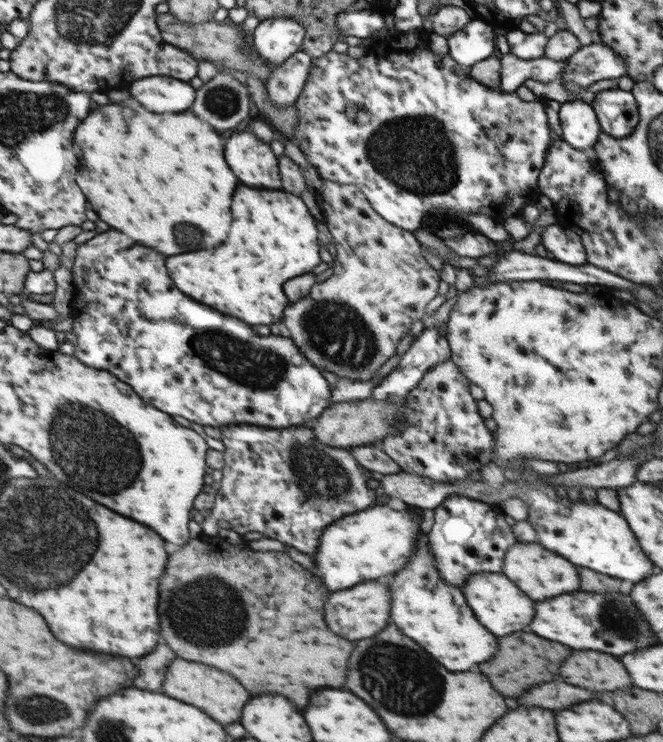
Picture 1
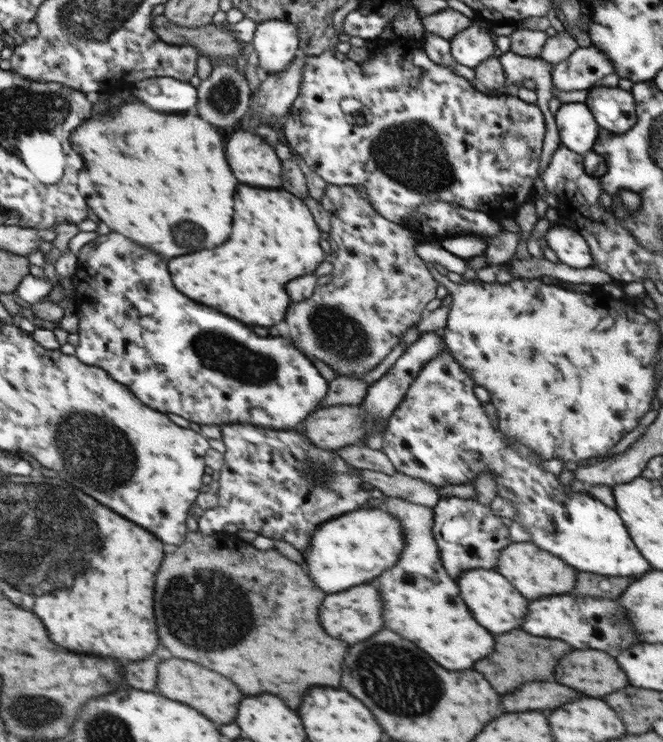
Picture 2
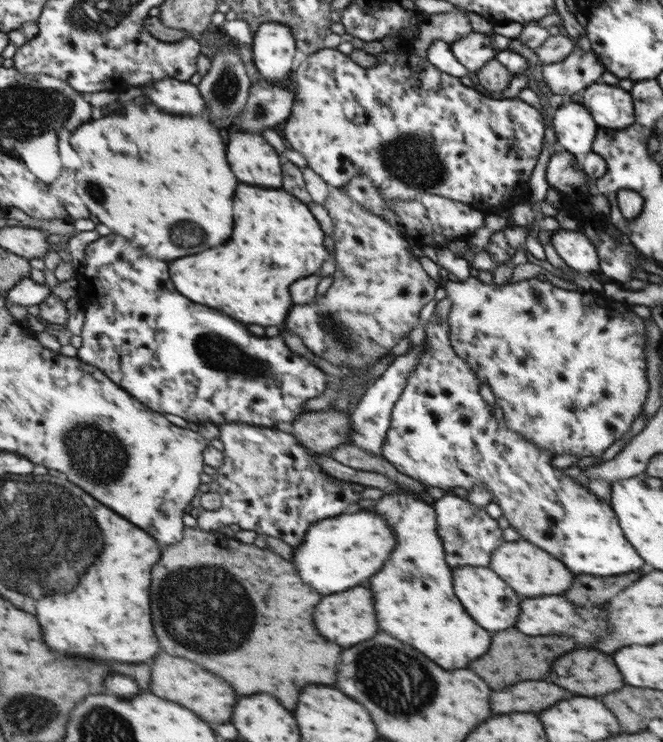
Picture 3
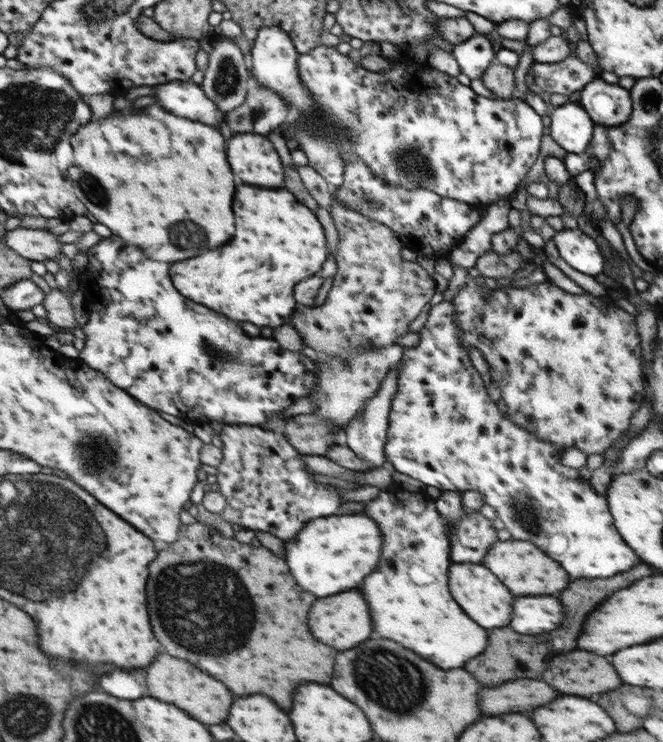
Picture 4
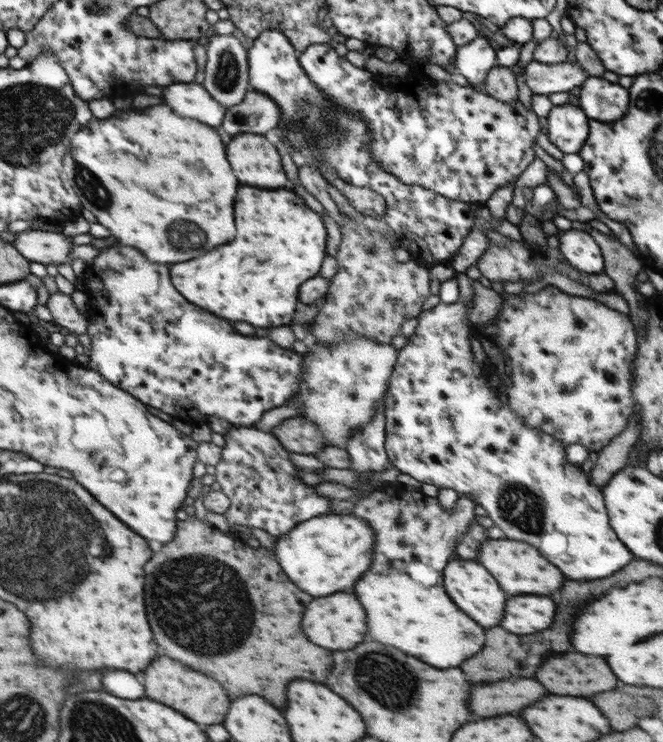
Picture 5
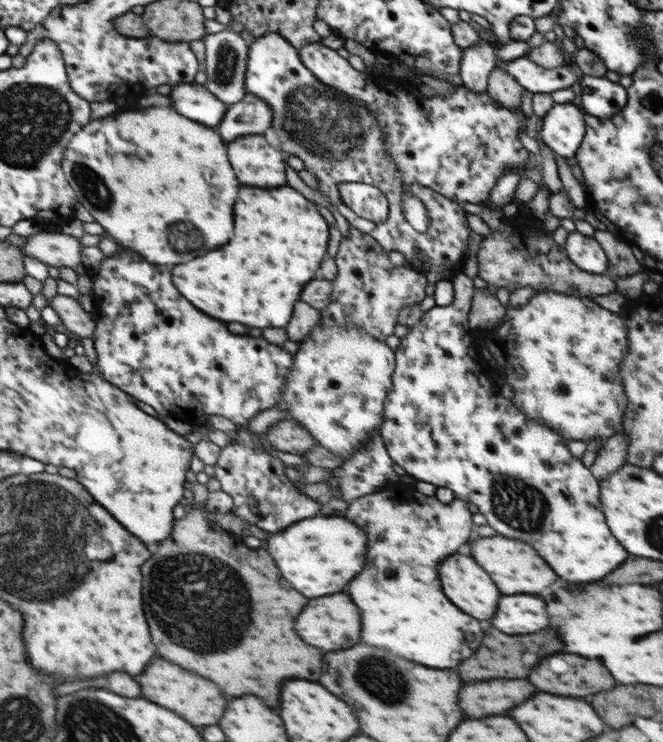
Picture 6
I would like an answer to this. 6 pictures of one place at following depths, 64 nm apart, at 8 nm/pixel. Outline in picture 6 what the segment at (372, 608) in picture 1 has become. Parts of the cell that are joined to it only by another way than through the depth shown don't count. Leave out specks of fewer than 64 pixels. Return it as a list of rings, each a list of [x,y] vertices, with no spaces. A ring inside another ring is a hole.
[[[333,594],[329,598],[309,600],[309,606],[301,610],[293,626],[297,626],[297,636],[303,642],[309,642],[309,646],[315,646],[323,652],[343,650],[353,646],[359,640],[359,612],[345,594]]]

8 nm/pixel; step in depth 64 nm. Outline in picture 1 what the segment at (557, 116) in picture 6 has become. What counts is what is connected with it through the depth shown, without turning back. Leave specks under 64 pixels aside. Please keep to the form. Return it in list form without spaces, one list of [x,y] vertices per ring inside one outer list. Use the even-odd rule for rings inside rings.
[[[581,100],[563,102],[560,105],[560,140],[574,150],[590,152],[603,132],[592,106]]]

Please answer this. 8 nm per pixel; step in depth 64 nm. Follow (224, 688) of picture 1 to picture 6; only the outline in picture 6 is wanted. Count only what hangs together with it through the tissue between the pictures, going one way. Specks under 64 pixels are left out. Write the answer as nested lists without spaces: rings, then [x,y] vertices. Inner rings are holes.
[[[157,658],[153,662],[153,666],[149,666],[149,670],[145,670],[145,674],[139,676],[139,684],[141,684],[145,698],[181,714],[187,722],[193,722],[195,726],[219,724],[219,720],[223,718],[223,714],[227,710],[227,698],[221,694],[217,684],[213,684],[197,674],[191,674],[163,658]]]

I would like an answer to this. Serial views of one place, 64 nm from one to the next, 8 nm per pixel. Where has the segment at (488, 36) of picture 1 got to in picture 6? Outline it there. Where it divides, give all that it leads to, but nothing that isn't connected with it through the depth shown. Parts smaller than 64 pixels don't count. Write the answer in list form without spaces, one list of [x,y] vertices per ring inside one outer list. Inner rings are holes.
[[[482,40],[465,48],[460,59],[461,86],[474,94],[486,93],[488,75],[495,66],[493,52],[493,48]]]

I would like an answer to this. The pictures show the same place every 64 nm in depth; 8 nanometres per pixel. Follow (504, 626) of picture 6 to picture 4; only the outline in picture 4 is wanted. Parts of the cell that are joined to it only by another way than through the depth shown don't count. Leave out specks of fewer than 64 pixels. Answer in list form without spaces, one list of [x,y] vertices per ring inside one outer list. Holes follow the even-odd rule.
[[[525,596],[513,602],[509,628],[522,635],[549,632],[561,622],[561,604],[551,596]]]

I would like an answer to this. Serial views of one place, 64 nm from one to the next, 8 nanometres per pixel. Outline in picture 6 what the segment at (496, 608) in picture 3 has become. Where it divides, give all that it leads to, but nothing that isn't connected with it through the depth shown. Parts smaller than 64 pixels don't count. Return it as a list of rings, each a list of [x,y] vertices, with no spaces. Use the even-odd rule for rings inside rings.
[[[459,551],[451,553],[441,561],[439,578],[441,586],[445,586],[445,594],[449,594],[449,602],[453,602],[453,606],[461,606],[461,611],[465,610],[465,614],[473,614],[473,618],[477,620],[487,620],[493,614],[499,592],[469,554]]]

